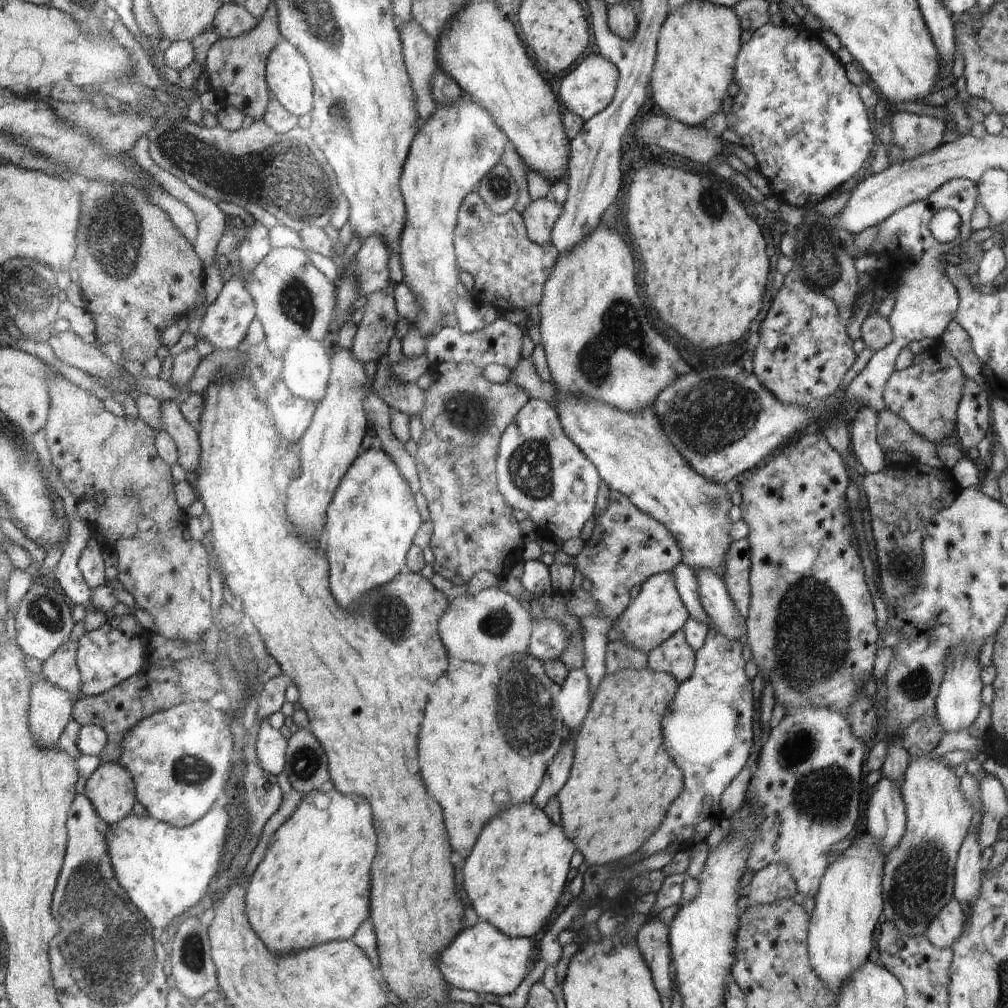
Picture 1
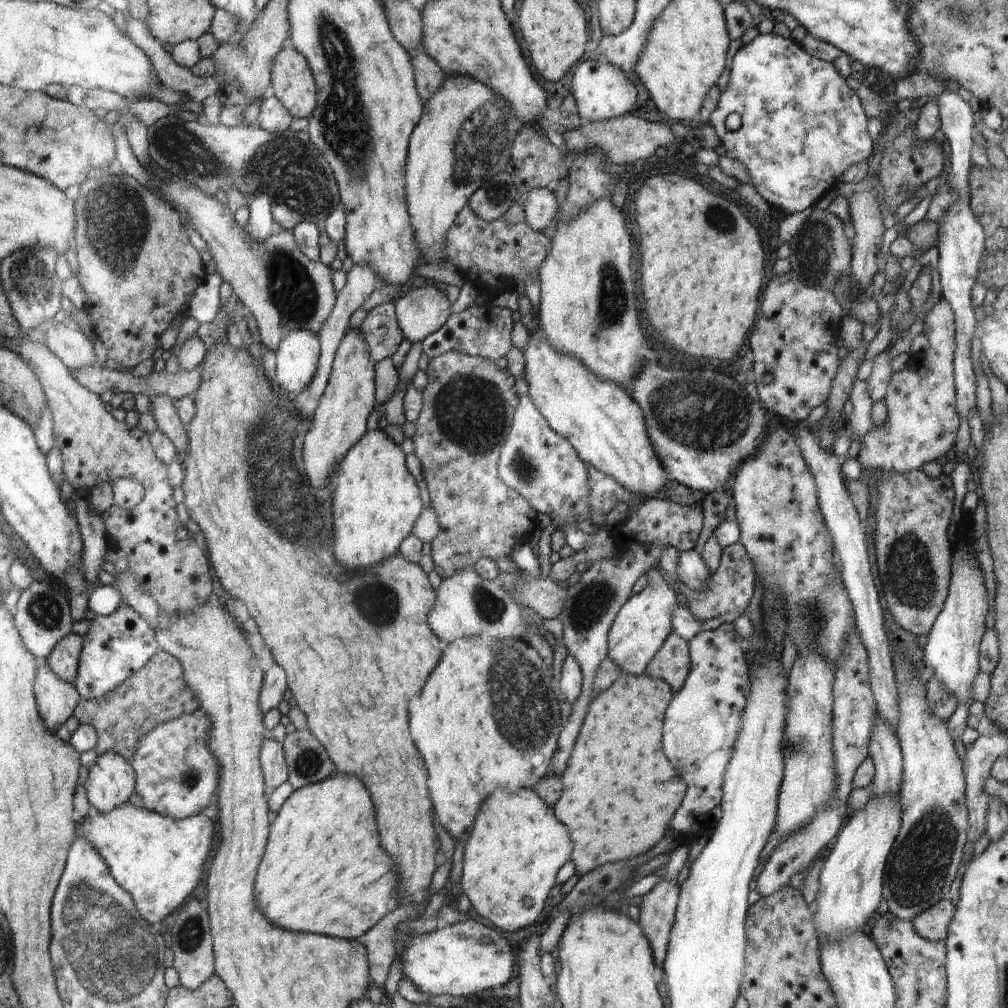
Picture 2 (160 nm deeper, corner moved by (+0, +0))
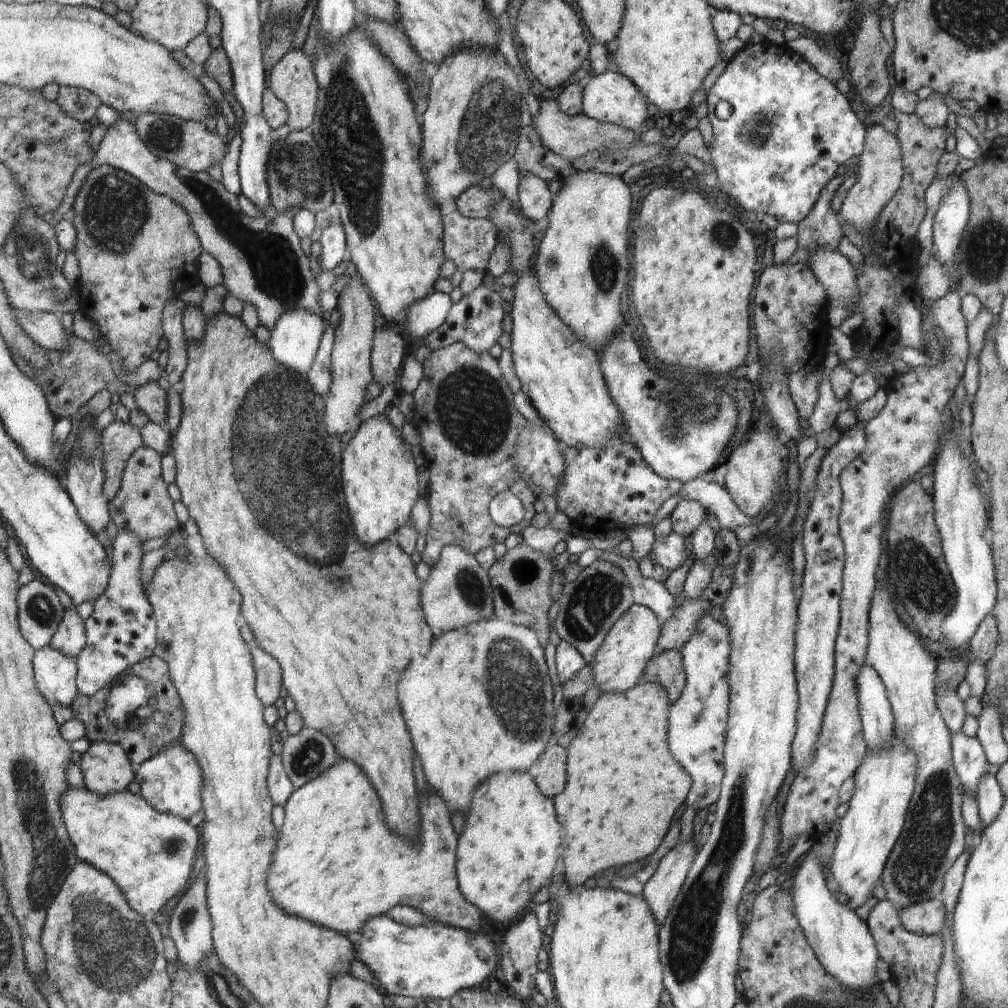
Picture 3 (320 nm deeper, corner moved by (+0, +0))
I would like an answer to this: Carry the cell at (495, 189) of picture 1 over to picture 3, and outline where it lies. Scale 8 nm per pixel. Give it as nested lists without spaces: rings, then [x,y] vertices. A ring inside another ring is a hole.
[[[493,184],[491,188],[483,189],[480,185],[471,186],[455,198],[457,211],[471,219],[489,218],[490,209],[496,201],[504,197],[500,188]]]

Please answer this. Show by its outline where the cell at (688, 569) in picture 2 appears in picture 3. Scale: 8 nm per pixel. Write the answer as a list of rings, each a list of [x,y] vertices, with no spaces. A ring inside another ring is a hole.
[[[673,530],[663,539],[656,539],[651,546],[651,553],[656,562],[670,573],[680,567],[688,558],[688,542]]]

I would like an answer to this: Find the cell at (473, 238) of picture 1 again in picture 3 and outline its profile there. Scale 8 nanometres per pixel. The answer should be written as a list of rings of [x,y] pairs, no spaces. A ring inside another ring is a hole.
[[[452,210],[444,217],[445,226],[445,255],[448,260],[451,260],[457,270],[462,272],[466,270],[485,270],[488,264],[488,259],[493,253],[497,242],[499,241],[498,230],[495,224],[488,218],[486,219],[471,219],[462,216],[457,210]]]

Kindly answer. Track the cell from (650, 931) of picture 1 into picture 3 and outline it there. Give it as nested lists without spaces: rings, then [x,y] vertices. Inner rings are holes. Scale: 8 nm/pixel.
[[[693,839],[678,840],[661,859],[652,878],[644,885],[642,896],[661,924],[678,900],[679,890],[698,851]]]

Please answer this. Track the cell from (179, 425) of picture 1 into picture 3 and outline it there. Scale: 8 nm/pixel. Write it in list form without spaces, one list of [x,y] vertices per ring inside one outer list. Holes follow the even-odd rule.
[[[149,381],[139,386],[134,394],[138,409],[142,410],[150,421],[165,426],[167,392],[156,381]]]

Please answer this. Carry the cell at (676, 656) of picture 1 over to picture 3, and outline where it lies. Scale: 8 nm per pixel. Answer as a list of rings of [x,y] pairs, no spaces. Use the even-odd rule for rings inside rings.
[[[667,650],[654,655],[643,670],[641,681],[661,684],[672,702],[679,700],[685,685],[685,670],[680,651]]]

